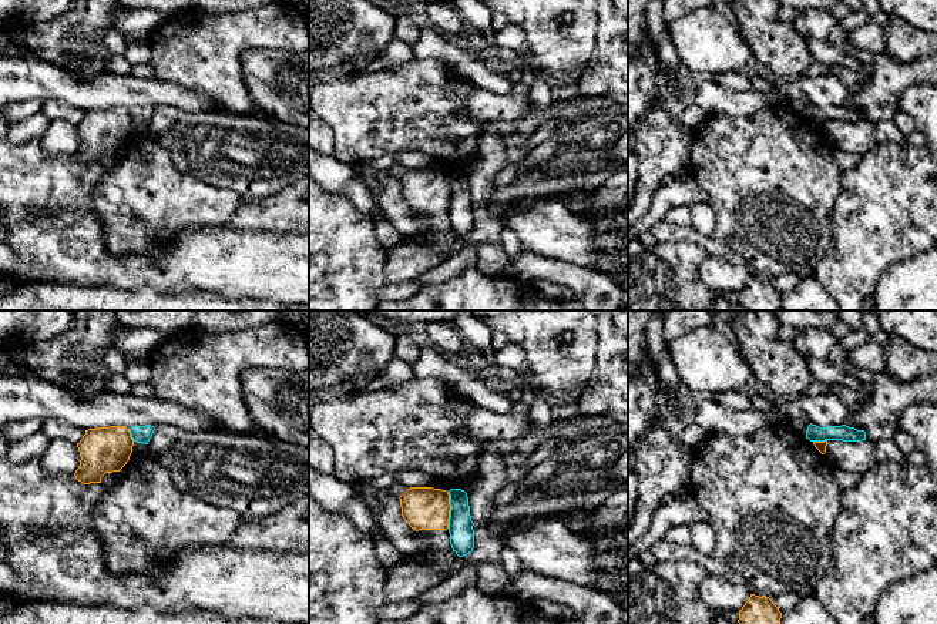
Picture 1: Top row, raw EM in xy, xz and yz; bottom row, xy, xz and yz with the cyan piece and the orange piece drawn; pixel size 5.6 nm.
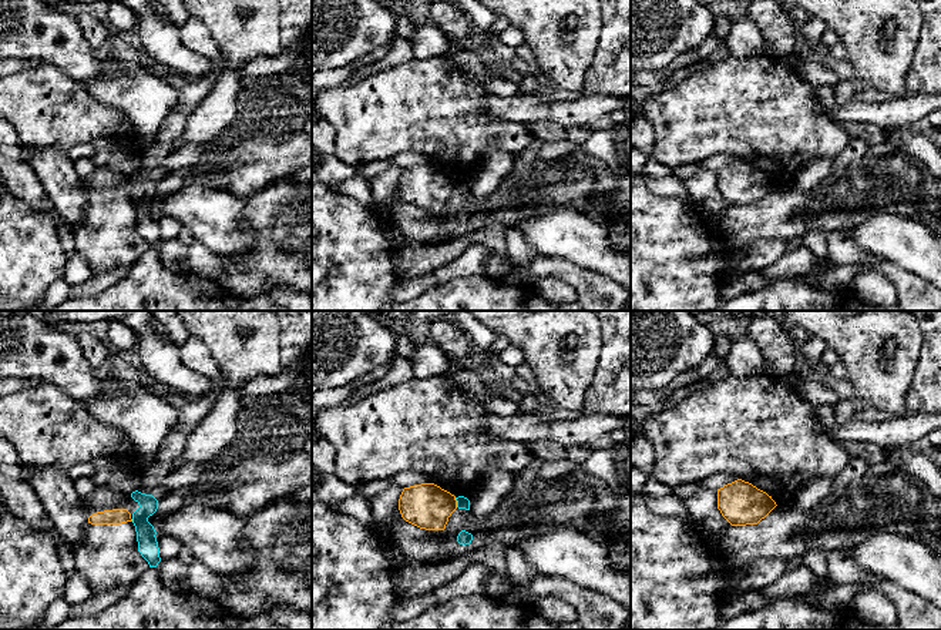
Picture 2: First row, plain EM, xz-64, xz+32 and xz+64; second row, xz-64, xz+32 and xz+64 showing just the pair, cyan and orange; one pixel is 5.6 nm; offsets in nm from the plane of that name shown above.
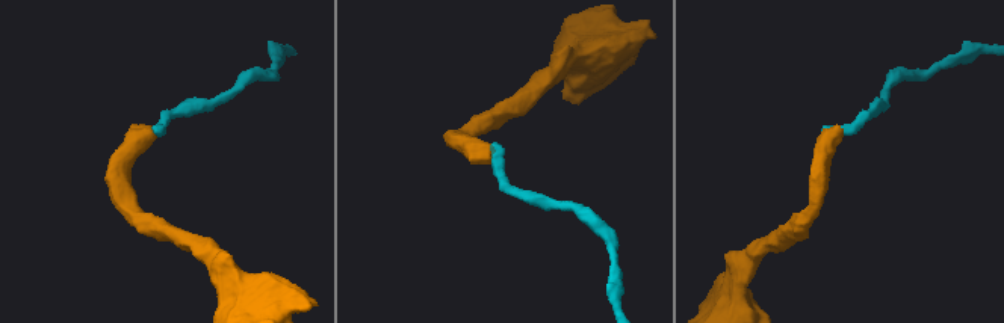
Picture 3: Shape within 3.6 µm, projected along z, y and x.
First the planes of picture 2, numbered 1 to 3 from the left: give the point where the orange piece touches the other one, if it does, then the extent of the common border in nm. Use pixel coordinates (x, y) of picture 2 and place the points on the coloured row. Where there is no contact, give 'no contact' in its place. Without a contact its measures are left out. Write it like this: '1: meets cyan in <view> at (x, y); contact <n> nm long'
1: no contact
2: meets cyan in xz+32 at (457, 502); contact 60 nm long
3: no contact

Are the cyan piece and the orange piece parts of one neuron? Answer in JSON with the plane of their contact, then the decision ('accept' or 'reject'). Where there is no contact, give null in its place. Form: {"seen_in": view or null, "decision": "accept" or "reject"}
{"seen_in": "xz", "decision": "reject"}

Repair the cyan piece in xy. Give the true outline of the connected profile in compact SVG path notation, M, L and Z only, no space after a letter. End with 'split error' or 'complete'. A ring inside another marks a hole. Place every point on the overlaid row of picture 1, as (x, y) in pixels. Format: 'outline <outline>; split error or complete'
outline M151 425L145 426L134 426L130 429L131 437L137 443L148 444L150 439L152 437L155 427Z; complete

